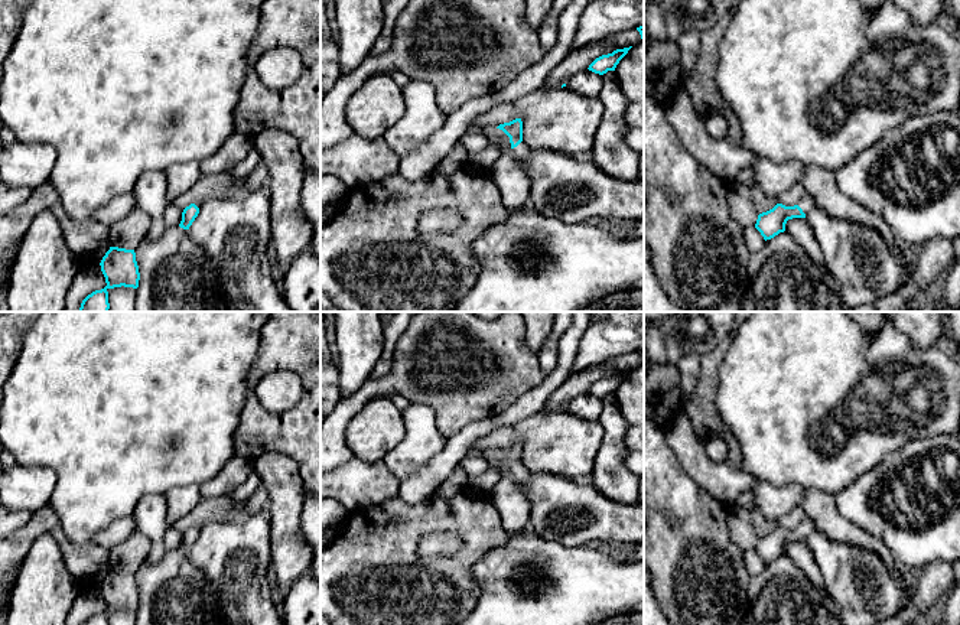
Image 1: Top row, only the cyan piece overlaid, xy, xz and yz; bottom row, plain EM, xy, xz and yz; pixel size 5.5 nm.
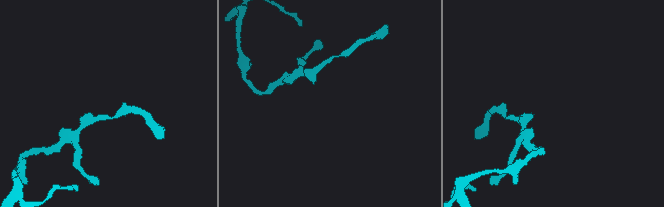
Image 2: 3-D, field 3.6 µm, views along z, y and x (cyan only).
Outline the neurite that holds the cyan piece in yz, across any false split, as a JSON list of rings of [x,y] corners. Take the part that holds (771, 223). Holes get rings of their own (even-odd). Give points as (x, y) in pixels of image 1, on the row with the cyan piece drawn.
[[[806,192],[801,201],[794,206],[777,204],[772,209],[758,215],[755,228],[764,240],[771,240],[785,231],[785,224],[793,218],[806,218],[806,214],[814,208],[813,198]]]

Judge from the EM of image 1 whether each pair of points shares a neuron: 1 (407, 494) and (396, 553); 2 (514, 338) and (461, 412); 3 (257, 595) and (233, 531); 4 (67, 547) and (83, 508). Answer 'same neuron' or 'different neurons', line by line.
1: different neurons
2: same neuron
3: same neuron
4: different neurons

